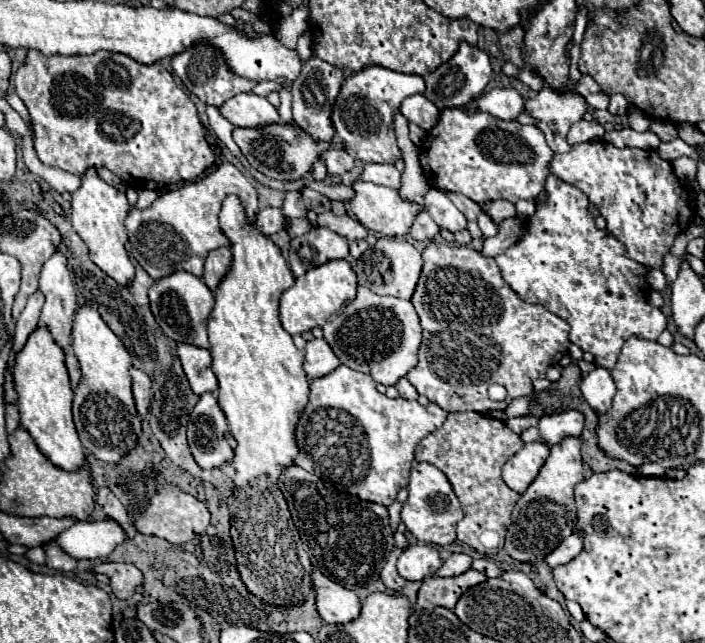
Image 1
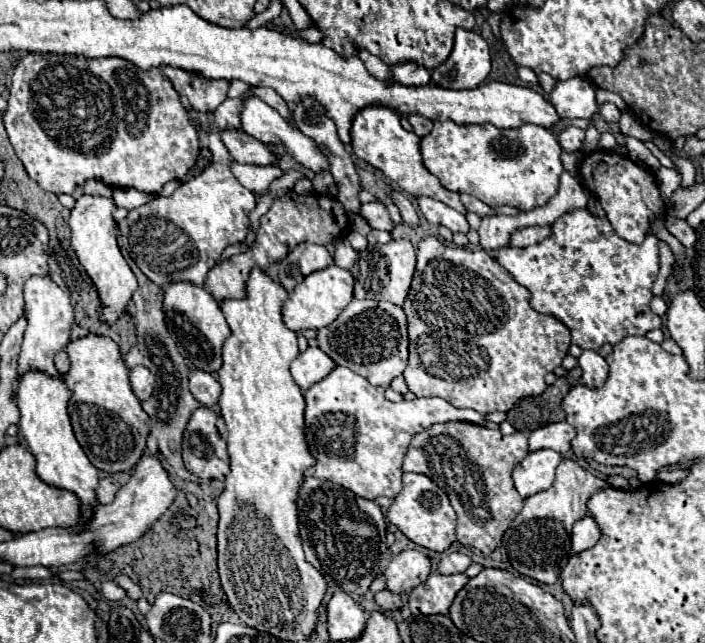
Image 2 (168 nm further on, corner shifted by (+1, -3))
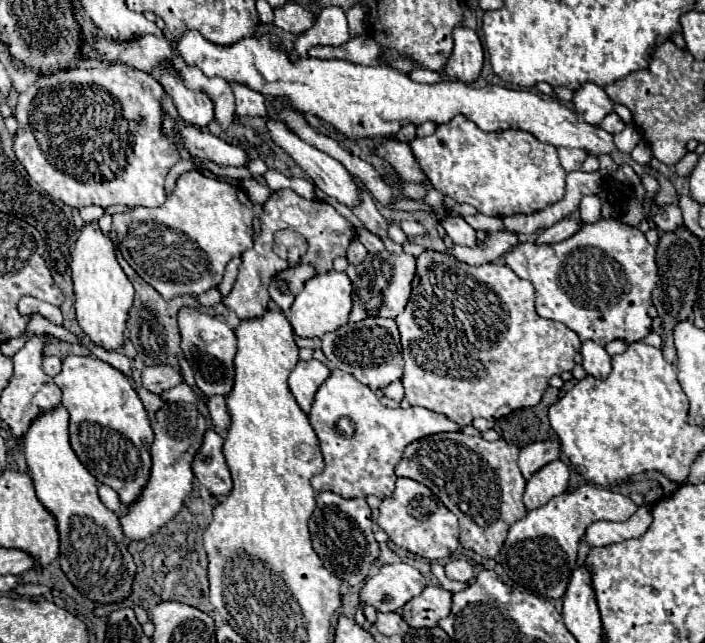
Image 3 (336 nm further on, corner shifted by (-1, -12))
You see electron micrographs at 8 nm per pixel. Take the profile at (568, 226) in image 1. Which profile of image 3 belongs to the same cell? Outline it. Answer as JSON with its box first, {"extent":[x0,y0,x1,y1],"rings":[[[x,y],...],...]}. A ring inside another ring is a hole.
{"extent":[505,218,659,346],"rings":[[[605,218],[597,224],[581,224],[575,236],[559,244],[517,244],[505,254],[505,262],[519,278],[533,284],[537,314],[541,318],[563,322],[581,338],[581,342],[595,340],[597,344],[607,346],[613,340],[623,340],[625,344],[633,344],[641,342],[651,332],[653,320],[647,310],[651,306],[651,292],[659,280],[659,266],[655,248],[639,228],[623,226],[615,218]]]}

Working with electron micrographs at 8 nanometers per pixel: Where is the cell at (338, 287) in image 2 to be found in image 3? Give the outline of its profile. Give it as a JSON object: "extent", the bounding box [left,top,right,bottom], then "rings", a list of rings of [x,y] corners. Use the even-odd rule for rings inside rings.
{"extent":[291,272,351,338],"rings":[[[325,272],[317,274],[311,280],[305,282],[305,288],[297,294],[293,306],[291,306],[291,326],[297,336],[301,338],[321,338],[325,332],[333,332],[339,326],[347,324],[349,312],[351,312],[351,280],[345,272]]]}

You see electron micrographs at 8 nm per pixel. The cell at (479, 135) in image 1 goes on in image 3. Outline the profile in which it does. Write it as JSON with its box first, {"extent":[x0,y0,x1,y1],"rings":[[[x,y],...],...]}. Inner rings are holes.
{"extent":[411,116,567,216],"rings":[[[455,116],[449,124],[437,126],[435,134],[427,138],[415,138],[411,150],[419,160],[423,172],[431,184],[455,202],[467,202],[485,216],[511,216],[511,214],[533,214],[549,204],[559,202],[565,196],[565,176],[567,172],[559,164],[557,148],[539,142],[533,134],[525,130],[505,130],[505,132],[483,132],[471,120]]]}

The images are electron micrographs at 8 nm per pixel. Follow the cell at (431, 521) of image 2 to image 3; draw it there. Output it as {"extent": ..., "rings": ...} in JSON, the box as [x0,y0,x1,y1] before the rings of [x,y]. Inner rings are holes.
{"extent":[377,478,459,562],"rings":[[[397,478],[397,488],[395,488],[393,496],[383,498],[383,502],[379,506],[377,522],[397,546],[401,546],[413,554],[419,554],[431,562],[451,556],[459,546],[457,516],[453,512],[449,512],[443,506],[443,502],[427,486],[423,486],[411,478]]]}

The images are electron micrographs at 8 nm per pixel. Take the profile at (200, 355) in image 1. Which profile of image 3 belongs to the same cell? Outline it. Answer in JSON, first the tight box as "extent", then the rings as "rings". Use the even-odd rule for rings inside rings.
{"extent":[205,396,229,434],"rings":[[[207,396],[205,402],[209,408],[211,420],[213,420],[213,430],[219,434],[225,434],[225,432],[221,432],[221,430],[227,430],[227,426],[229,426],[229,412],[225,406],[225,398],[223,396]]]}

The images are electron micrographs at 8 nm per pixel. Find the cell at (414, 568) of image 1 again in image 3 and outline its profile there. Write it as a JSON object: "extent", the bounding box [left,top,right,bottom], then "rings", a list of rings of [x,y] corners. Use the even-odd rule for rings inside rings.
{"extent":[361,562,425,612],"rings":[[[395,562],[377,568],[361,588],[361,602],[375,606],[379,612],[397,612],[411,598],[419,596],[425,588],[423,574],[405,564]]]}

